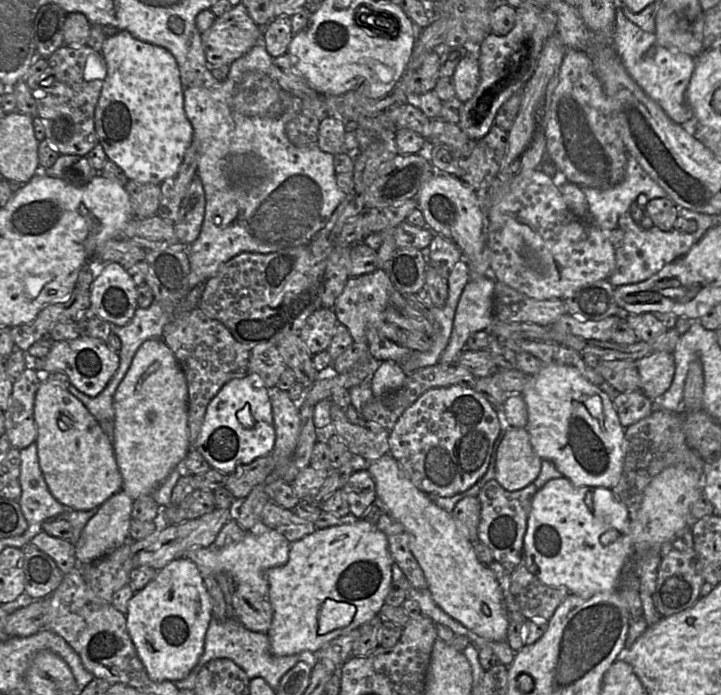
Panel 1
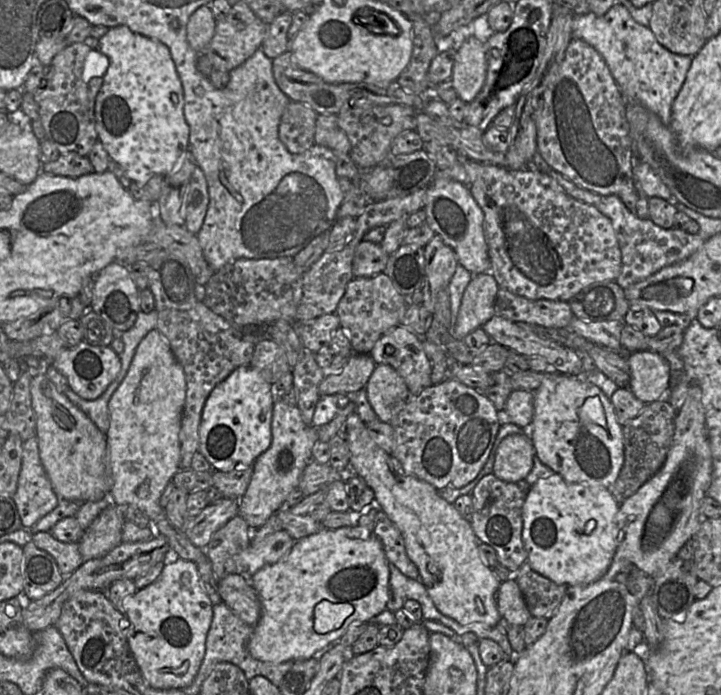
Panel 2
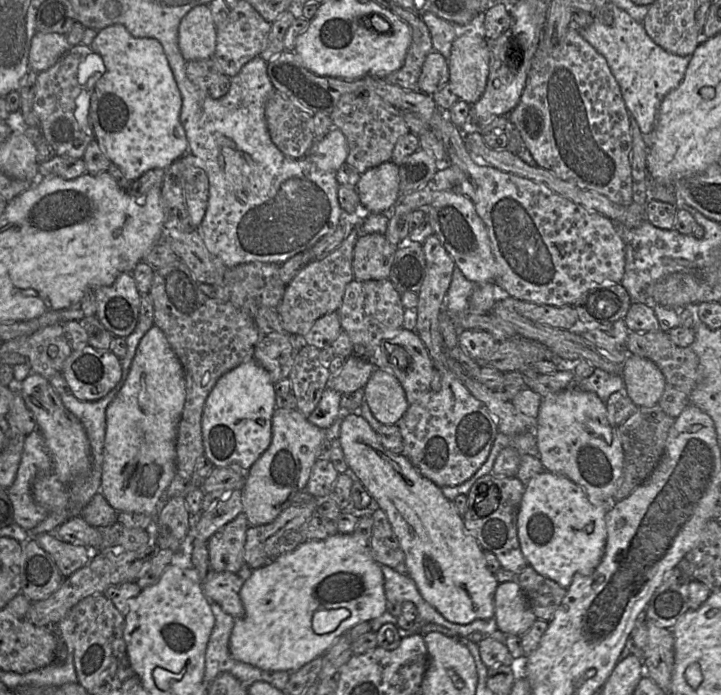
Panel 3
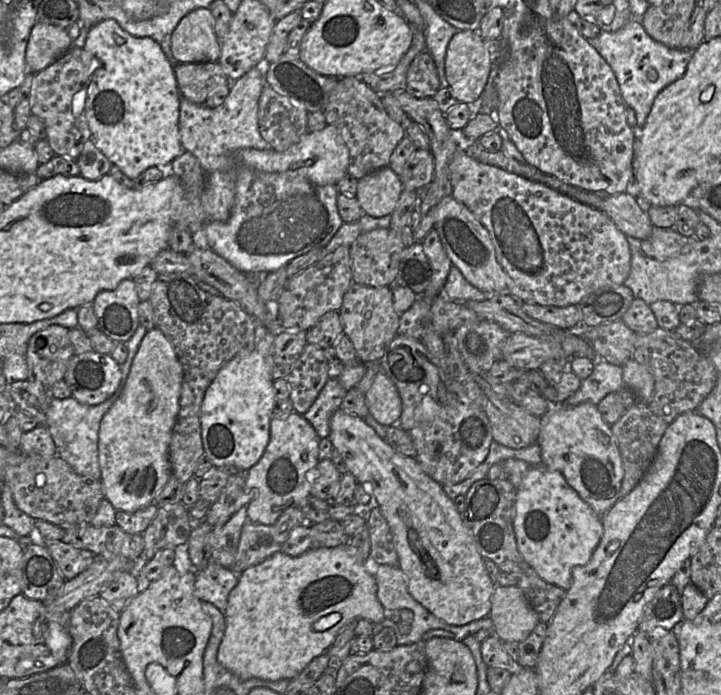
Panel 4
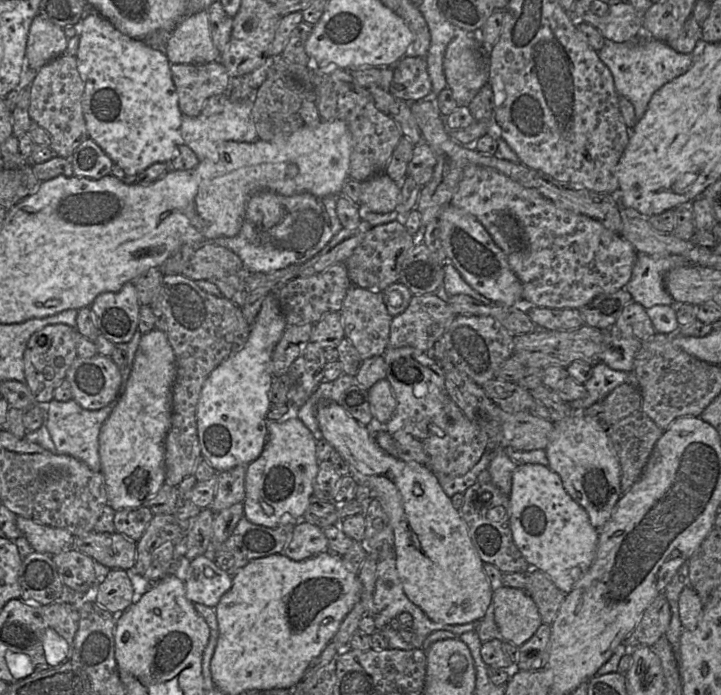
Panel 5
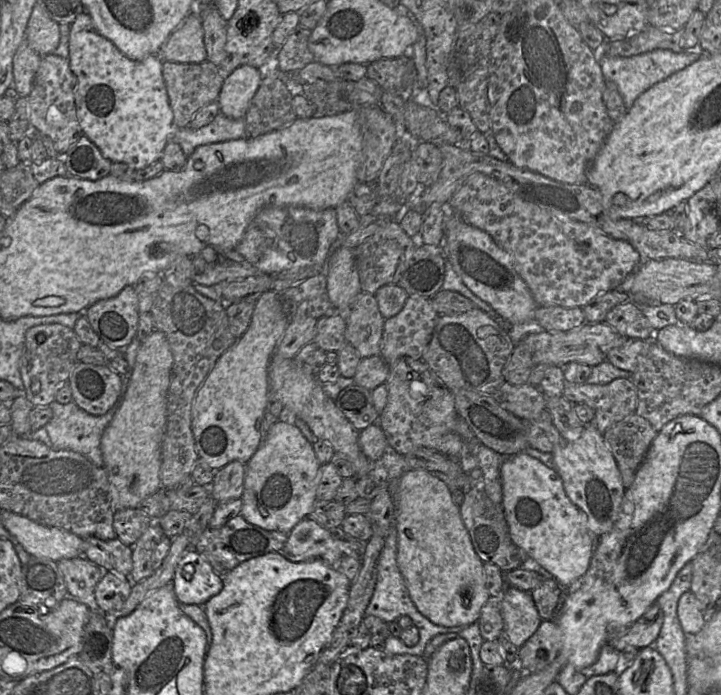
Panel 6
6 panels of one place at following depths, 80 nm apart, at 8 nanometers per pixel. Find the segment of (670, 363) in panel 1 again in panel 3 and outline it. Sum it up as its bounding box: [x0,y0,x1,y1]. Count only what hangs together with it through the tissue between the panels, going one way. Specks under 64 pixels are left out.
[622,355,665,406]

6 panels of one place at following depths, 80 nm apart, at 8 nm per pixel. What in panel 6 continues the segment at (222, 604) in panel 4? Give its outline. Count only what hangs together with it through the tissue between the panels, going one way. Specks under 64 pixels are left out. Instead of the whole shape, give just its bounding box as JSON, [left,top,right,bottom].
[172,549,223,606]

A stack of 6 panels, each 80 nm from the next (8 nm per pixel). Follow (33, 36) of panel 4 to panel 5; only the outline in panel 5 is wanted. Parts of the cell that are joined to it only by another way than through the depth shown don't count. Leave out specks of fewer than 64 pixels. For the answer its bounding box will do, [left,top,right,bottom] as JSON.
[26,14,68,71]

